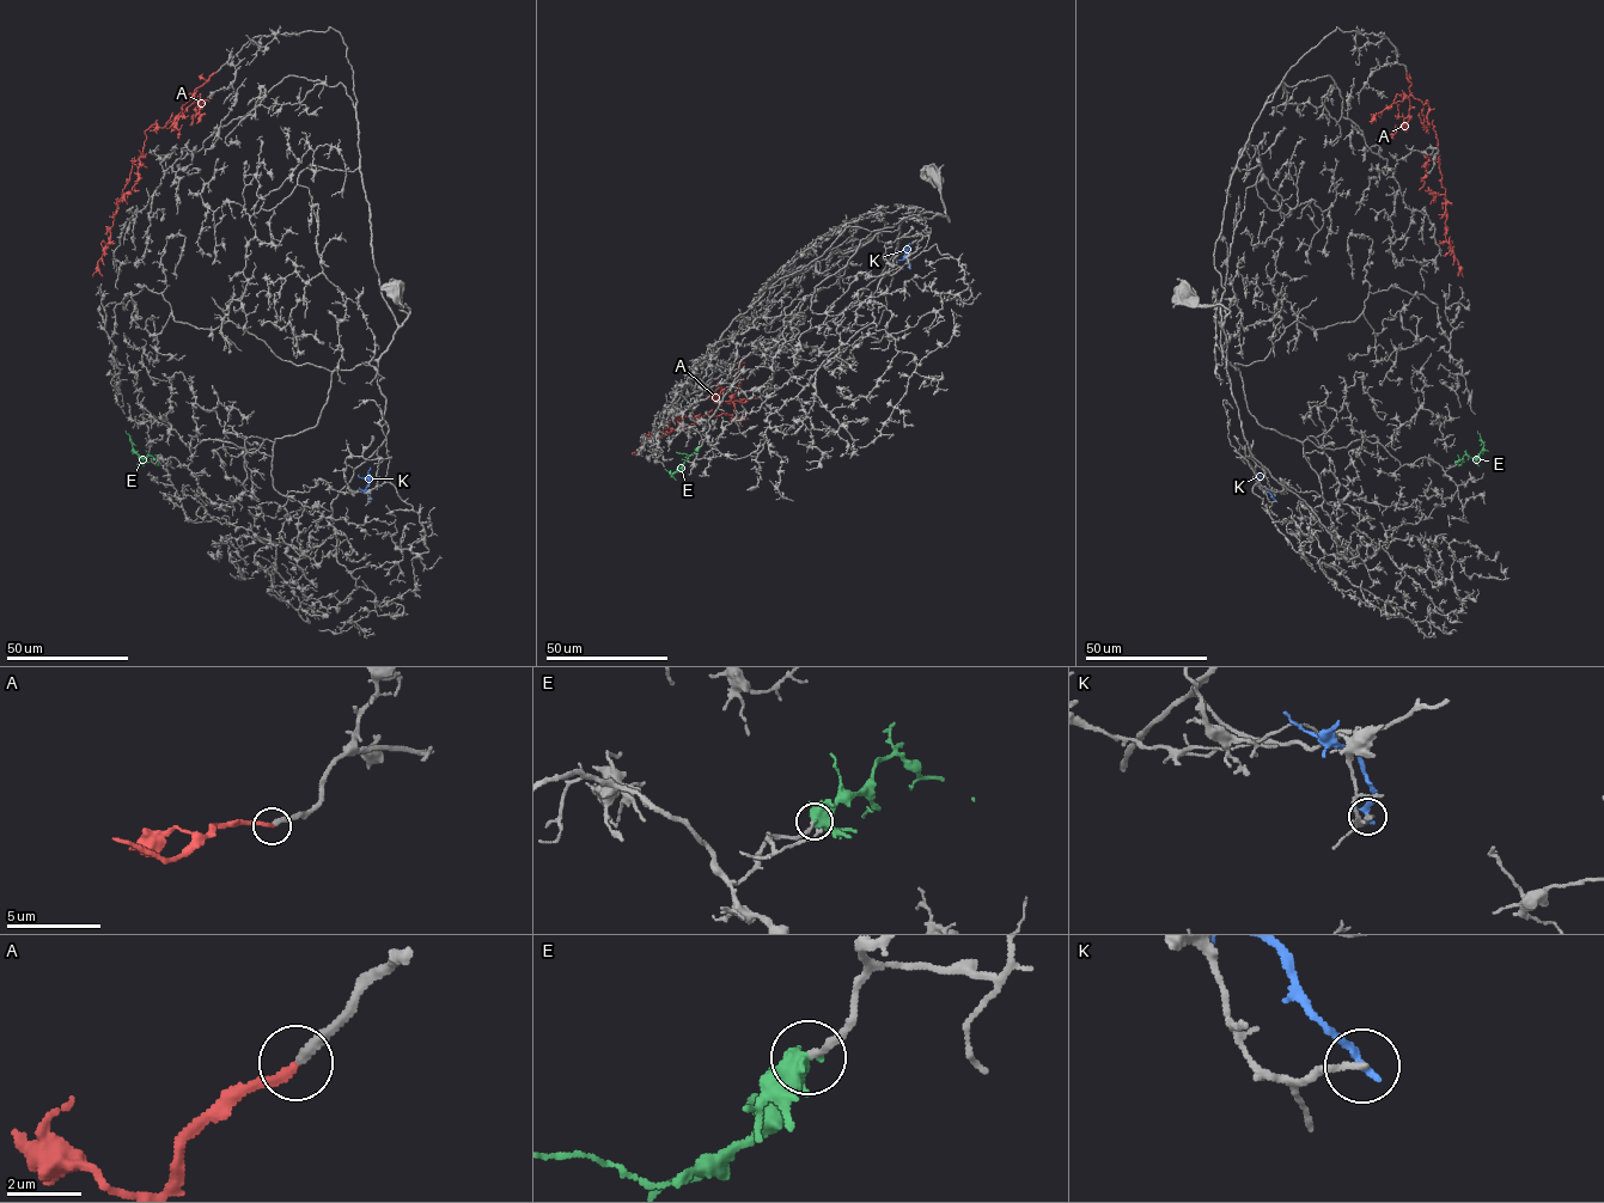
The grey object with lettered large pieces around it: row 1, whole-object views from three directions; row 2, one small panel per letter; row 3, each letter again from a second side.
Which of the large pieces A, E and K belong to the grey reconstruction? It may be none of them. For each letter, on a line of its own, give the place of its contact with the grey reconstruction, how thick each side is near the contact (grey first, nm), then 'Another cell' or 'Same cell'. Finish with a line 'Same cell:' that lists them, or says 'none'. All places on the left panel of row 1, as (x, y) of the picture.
A: Touches grey at (217, 72). Thickness 240 nm (grey) against 220 nm. Same cell
E: Touches grey at (159, 463). Thickness 180 nm (grey) against 650 nm. Same cell
K: Touches grey at (370, 501). Thickness 190 nm (grey) against 280 nm. Another cell
Same cell: A, E

